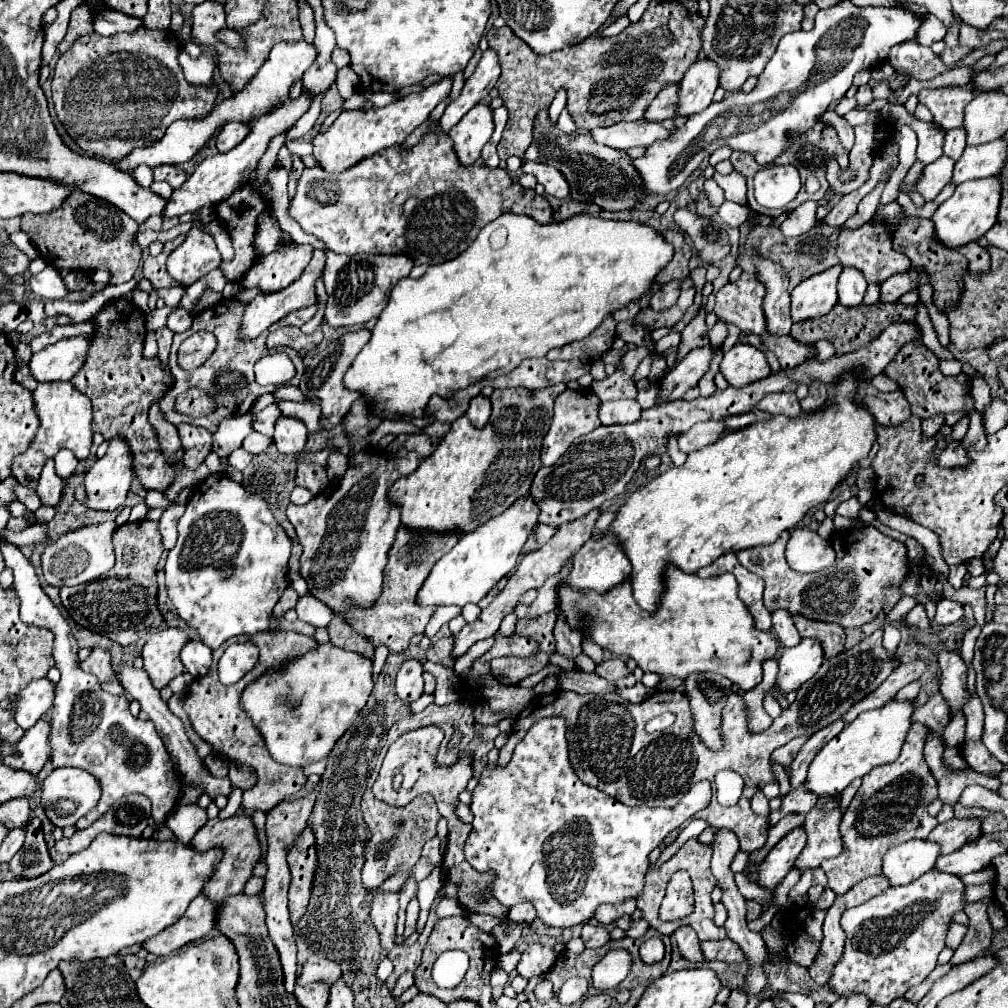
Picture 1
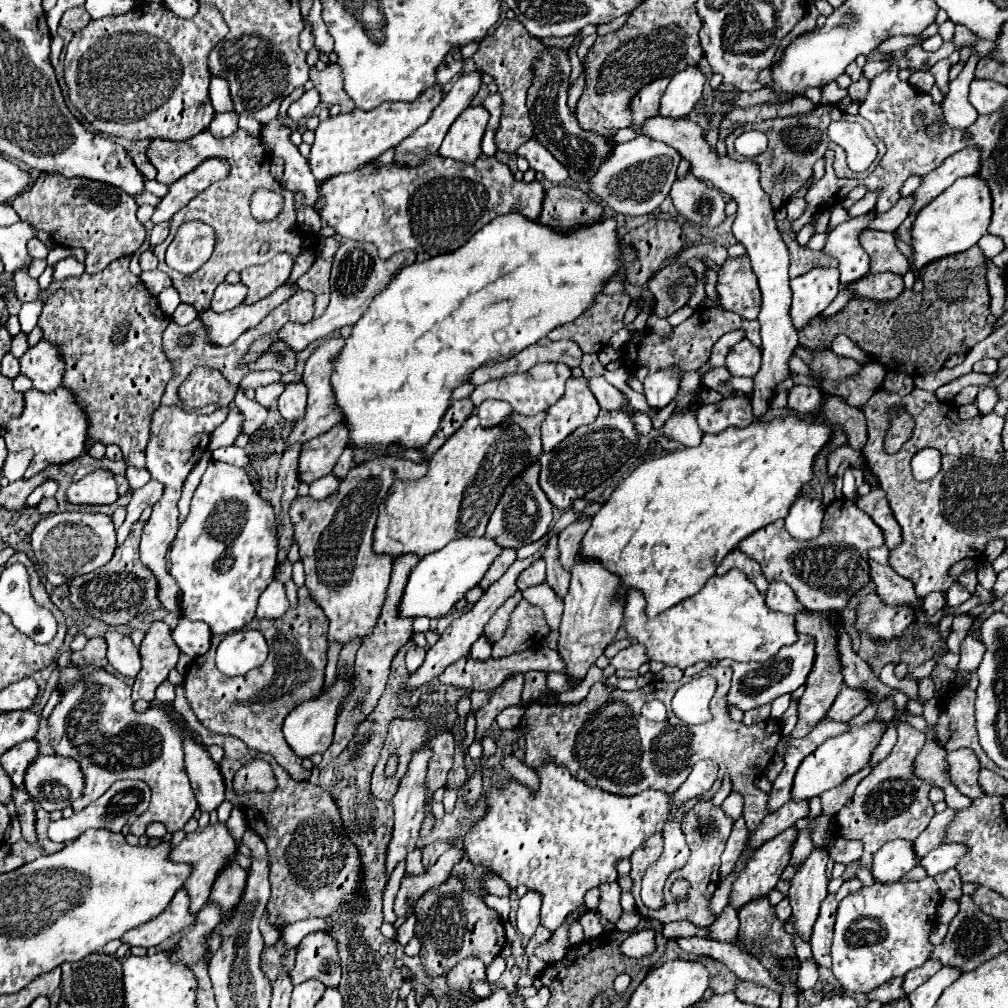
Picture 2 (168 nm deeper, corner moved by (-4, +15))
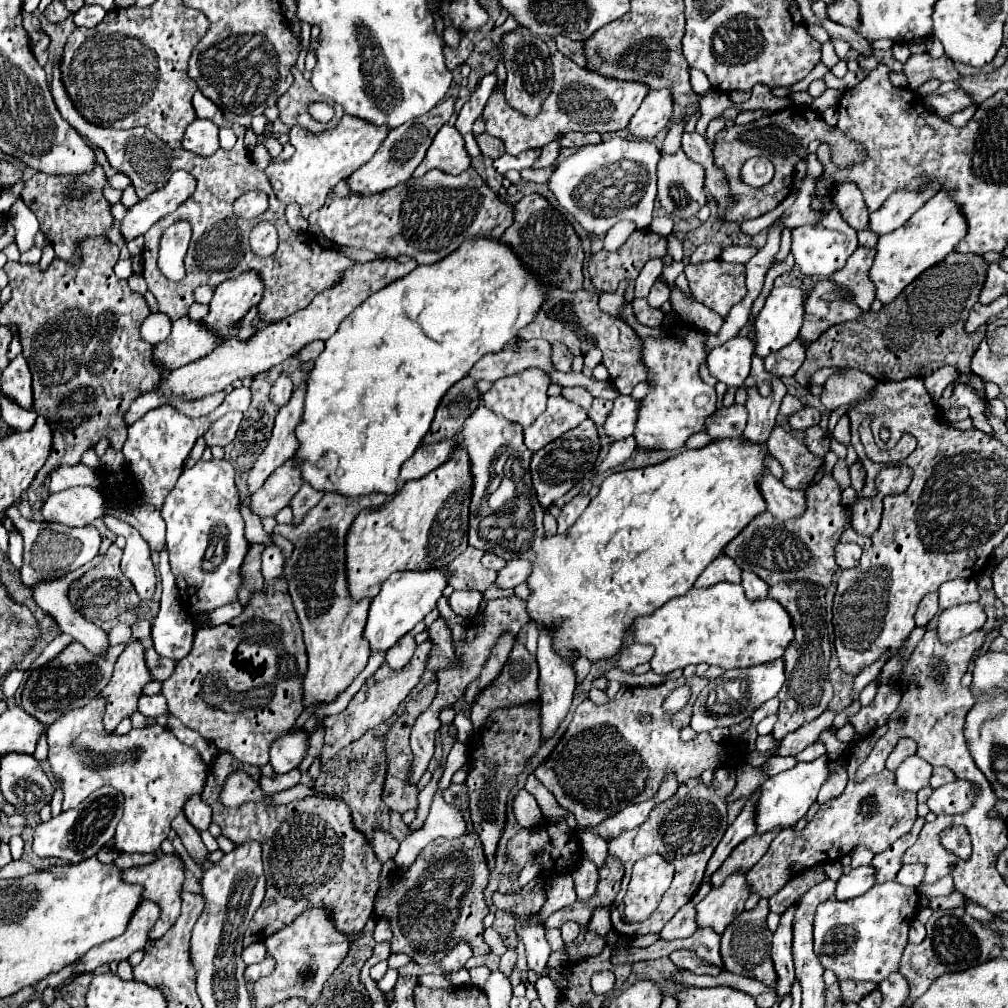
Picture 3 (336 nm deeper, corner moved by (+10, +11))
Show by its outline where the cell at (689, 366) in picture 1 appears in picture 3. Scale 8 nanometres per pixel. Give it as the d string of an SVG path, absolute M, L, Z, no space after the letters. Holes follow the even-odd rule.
M618 395L614 401L614 407L604 423L606 437L610 443L616 443L620 439L626 439L632 435L636 417L638 417L638 401L634 401L630 395Z

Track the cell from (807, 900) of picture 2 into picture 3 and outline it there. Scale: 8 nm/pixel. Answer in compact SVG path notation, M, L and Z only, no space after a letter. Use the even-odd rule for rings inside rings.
M790 907L786 913L780 917L778 931L774 933L772 939L772 961L776 969L776 993L778 999L784 995L790 995L792 983L794 983L794 961L792 961L792 917L794 909Z

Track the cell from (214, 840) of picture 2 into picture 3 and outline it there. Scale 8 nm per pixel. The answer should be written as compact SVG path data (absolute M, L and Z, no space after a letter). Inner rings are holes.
M162 855L160 859L156 859L150 865L124 869L122 881L128 881L132 885L142 885L142 897L148 899L148 901L154 901L160 907L160 917L148 933L150 941L160 939L180 915L180 891L182 891L182 883L184 883L184 871L182 871L182 865L180 865L180 857L178 855Z

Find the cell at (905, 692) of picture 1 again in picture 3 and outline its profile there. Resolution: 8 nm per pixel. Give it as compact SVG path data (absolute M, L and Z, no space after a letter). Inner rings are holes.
M816 742L808 746L806 749L804 749L804 751L801 751L800 753L798 753L798 755L796 755L795 758L797 761L810 762L817 759L818 757L823 755L825 752L826 752L825 746L820 742ZM817 748L823 748L824 750L818 751Z

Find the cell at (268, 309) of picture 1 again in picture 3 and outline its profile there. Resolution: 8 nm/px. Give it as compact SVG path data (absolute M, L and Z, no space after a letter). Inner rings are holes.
M182 317L172 323L170 337L152 349L152 363L164 371L174 371L200 357L206 357L218 343L220 337L216 337L216 331Z

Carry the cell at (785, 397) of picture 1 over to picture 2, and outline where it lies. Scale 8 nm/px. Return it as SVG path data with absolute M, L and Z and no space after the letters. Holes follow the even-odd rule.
M794 385L788 389L788 407L802 415L816 413L820 409L820 401L822 391L816 385Z

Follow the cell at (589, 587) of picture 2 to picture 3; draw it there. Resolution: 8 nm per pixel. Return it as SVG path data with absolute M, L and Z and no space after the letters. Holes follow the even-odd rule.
M540 629L540 639L538 639L538 667L540 667L540 681L538 681L538 689L540 689L540 705L542 705L542 713L540 713L540 739L546 741L550 739L556 729L560 727L560 723L566 719L568 709L572 705L572 697L574 697L574 689L576 689L576 679L574 679L574 671L572 671L572 663L566 663L554 649L552 649L552 639L548 629Z

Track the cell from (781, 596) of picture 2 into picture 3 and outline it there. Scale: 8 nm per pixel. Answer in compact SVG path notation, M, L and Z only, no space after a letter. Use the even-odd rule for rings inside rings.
M742 573L742 583L748 599L758 599L758 597L768 597L768 585L756 577L754 573Z

